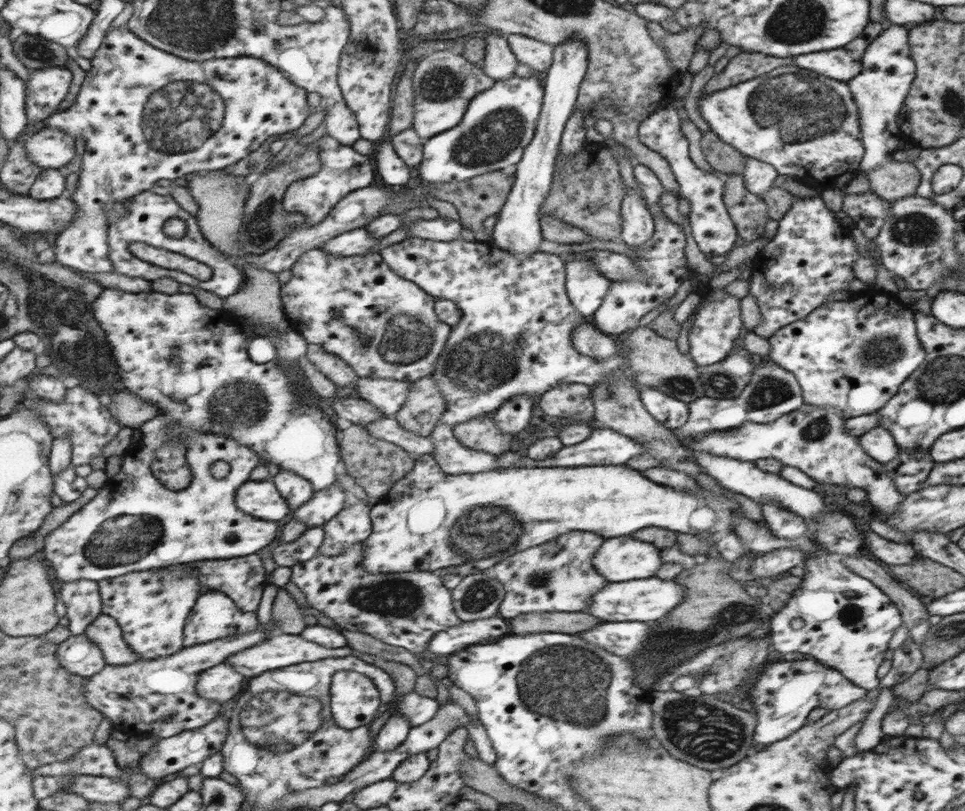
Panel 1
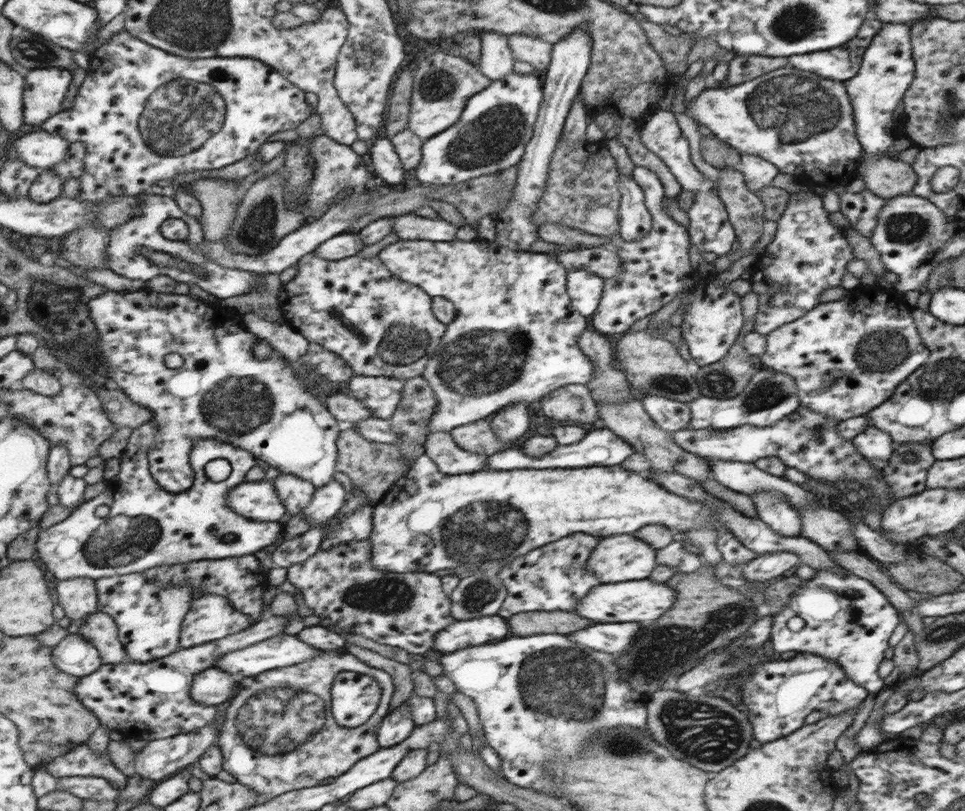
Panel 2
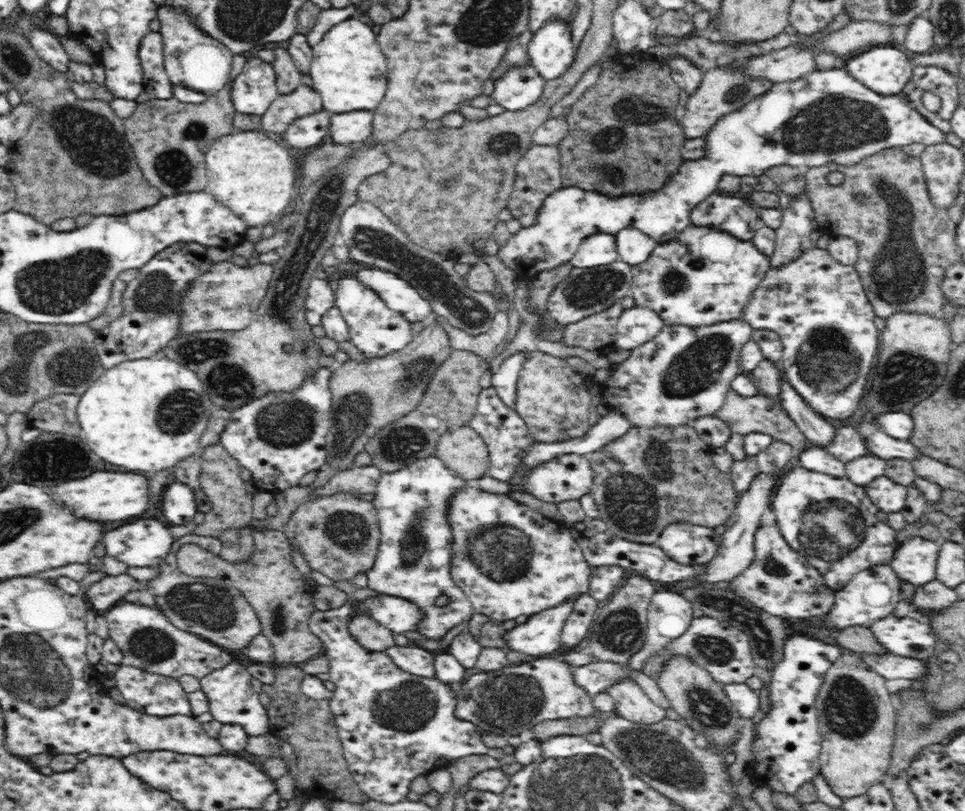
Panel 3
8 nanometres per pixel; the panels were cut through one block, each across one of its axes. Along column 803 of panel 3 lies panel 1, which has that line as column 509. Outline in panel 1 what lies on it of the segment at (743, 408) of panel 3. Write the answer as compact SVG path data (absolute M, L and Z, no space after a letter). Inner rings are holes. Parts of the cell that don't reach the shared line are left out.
M479 416L452 427L461 445L490 455L509 451L511 433L503 433L490 416Z

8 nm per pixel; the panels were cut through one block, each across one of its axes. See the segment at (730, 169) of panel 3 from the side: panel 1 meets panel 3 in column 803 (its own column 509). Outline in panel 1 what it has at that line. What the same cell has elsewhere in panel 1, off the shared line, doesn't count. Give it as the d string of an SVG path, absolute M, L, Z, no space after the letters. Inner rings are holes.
M513 74L509 79L495 82L492 88L471 100L457 127L432 136L423 143L422 159L416 166L415 176L429 185L441 182L450 184L486 172L518 166L524 148L532 142L533 135L536 134L536 123L542 111L541 96L544 96L544 90L541 90L541 84L535 78L519 78Z

